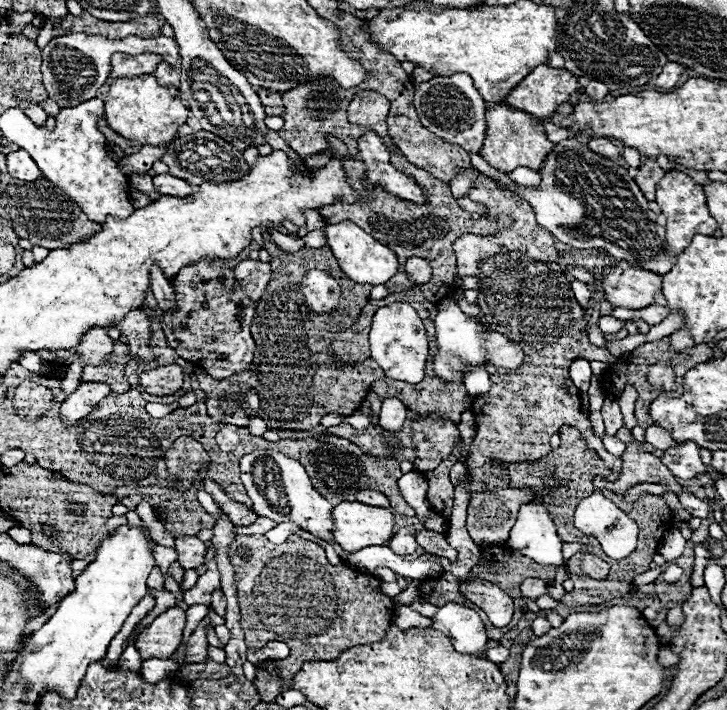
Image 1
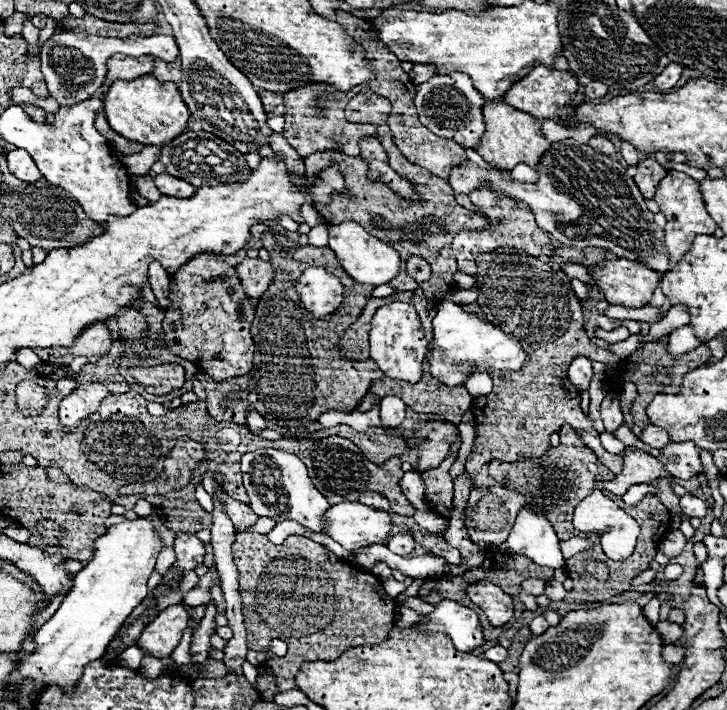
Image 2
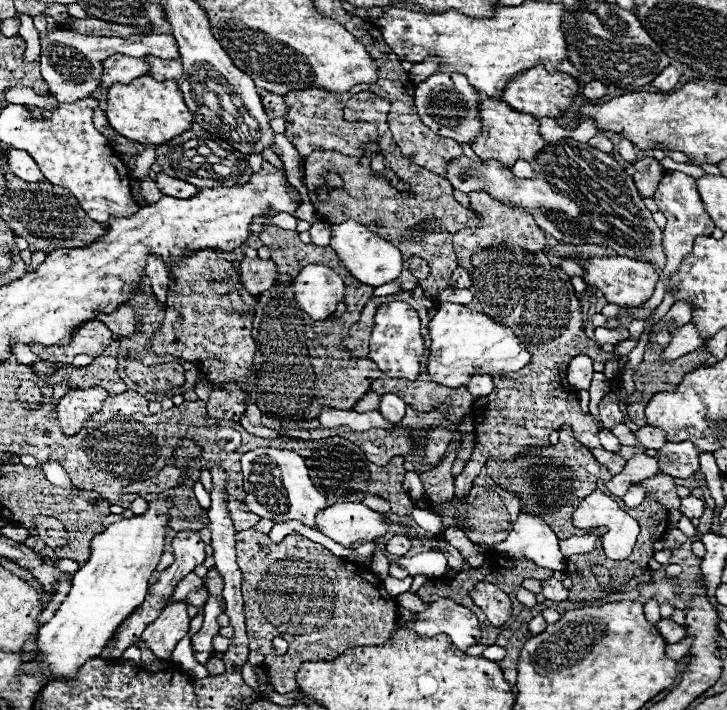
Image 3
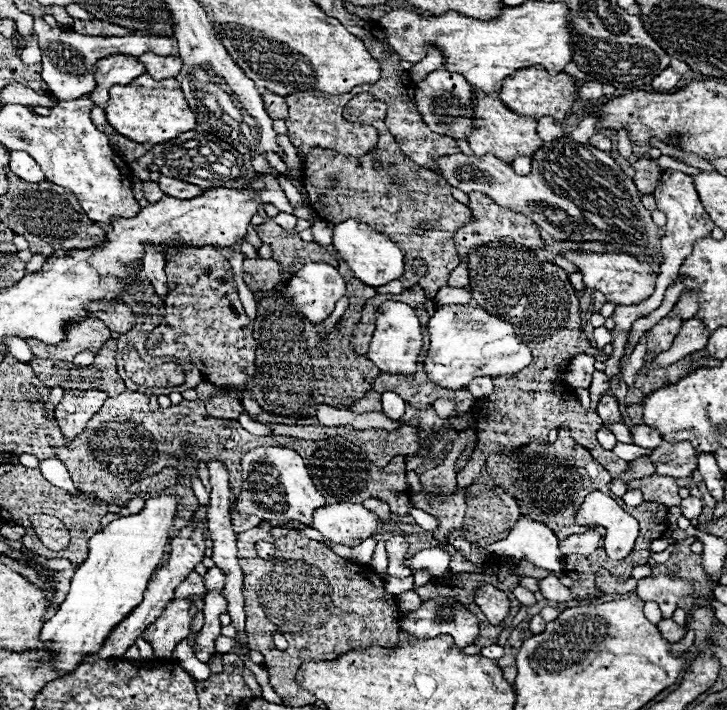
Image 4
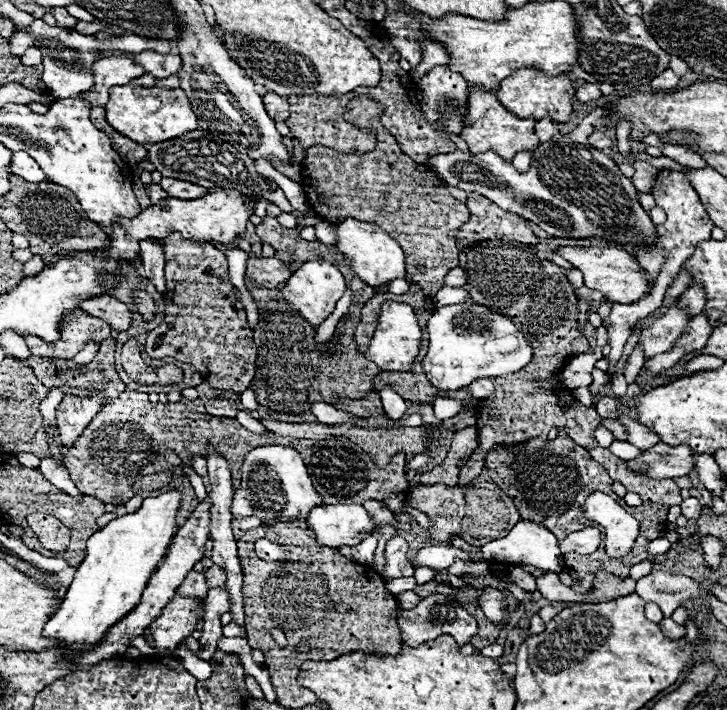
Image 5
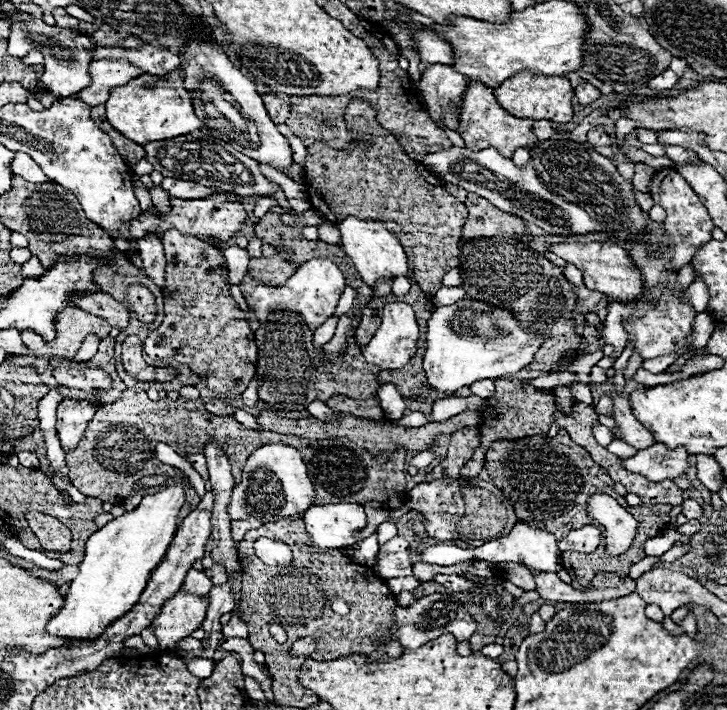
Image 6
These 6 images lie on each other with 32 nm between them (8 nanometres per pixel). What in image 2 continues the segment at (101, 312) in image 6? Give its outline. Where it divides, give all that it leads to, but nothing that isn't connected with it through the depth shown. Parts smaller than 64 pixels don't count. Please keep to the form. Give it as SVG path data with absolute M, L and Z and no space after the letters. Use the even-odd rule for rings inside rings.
M124 308L120 312L120 316L116 318L106 318L104 324L118 332L122 338L140 338L144 334L144 328L146 328L146 322L142 318L142 314L134 308Z

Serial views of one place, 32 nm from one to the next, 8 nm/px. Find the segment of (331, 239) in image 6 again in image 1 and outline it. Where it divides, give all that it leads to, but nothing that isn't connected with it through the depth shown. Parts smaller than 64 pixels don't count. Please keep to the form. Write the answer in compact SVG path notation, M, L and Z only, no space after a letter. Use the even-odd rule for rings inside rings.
M314 228L310 234L306 234L306 248L322 248L322 246L326 246L324 228Z

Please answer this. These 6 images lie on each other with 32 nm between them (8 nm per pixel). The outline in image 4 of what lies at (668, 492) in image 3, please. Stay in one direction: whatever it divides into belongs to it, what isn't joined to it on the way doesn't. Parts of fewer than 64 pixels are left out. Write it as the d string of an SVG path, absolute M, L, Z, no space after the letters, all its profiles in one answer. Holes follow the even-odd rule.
M646 476L640 480L628 480L628 490L640 490L644 494L644 500L660 502L664 506L680 506L682 498L678 496L678 484L674 478L666 476Z

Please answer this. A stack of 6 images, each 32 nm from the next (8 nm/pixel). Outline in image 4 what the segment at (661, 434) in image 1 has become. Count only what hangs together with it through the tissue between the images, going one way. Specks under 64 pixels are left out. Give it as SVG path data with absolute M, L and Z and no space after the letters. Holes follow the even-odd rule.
M626 414L622 416L622 422L630 426L630 434L632 434L632 440L634 440L634 444L636 444L636 446L652 450L652 448L656 448L656 446L660 446L660 444L662 444L662 436L660 436L660 432L656 432L656 430L648 428L648 426L630 424L630 418L628 418Z

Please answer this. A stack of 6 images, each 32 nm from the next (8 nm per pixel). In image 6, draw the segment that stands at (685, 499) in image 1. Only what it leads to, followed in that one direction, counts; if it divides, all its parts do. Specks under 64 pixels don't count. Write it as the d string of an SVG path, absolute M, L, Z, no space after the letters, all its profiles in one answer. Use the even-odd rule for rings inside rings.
M692 498L684 500L682 508L684 508L682 514L684 514L688 520L698 520L698 518L702 516L702 508L700 508L700 504L698 504L696 500L692 500Z

